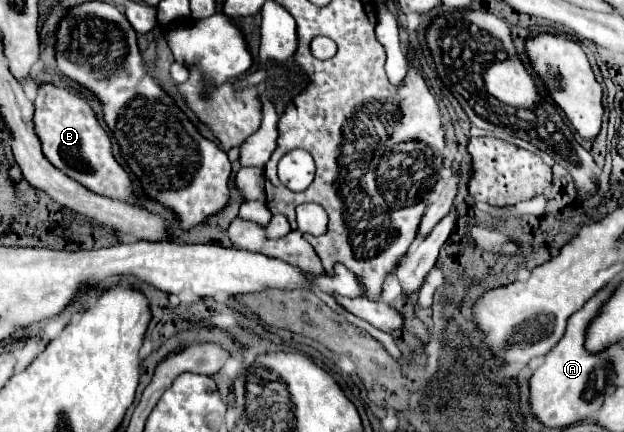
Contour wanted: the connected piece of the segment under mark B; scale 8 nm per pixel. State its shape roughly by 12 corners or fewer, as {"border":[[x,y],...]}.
{"border":[[40,83],[34,129],[56,169],[134,203],[128,171],[84,99]]}

